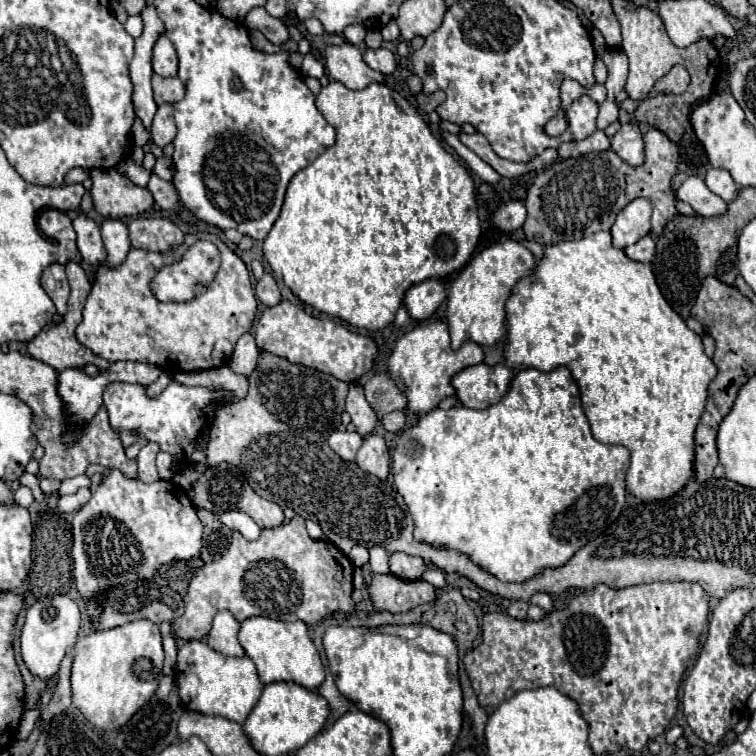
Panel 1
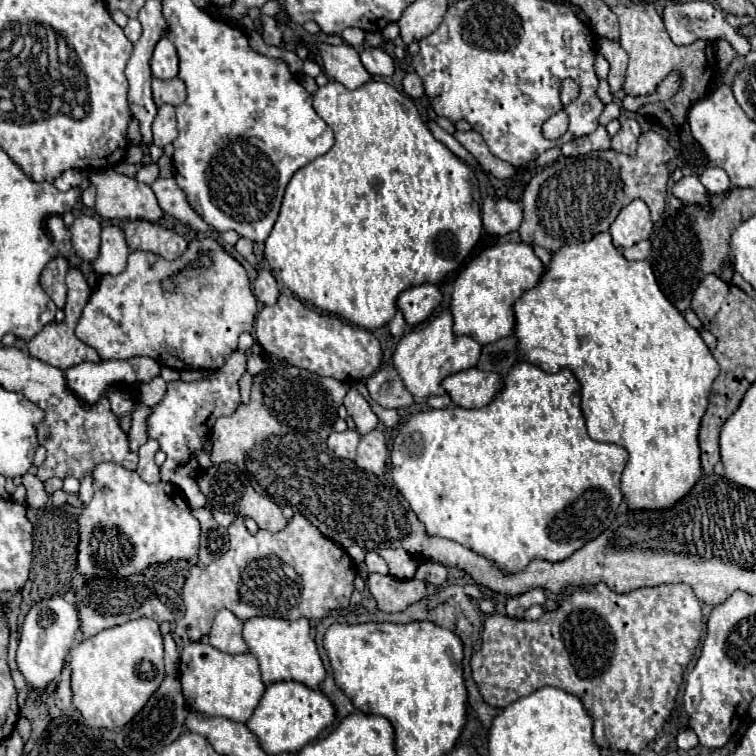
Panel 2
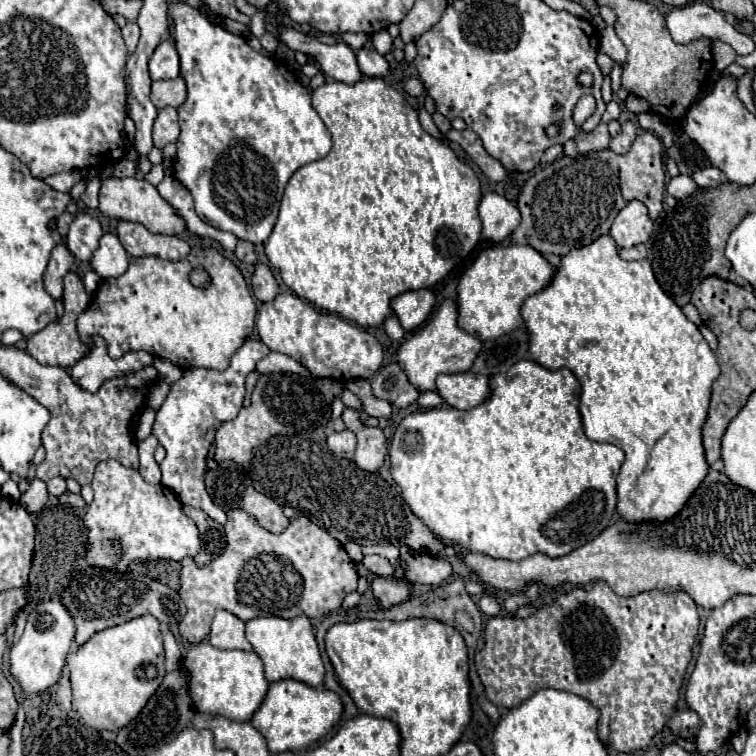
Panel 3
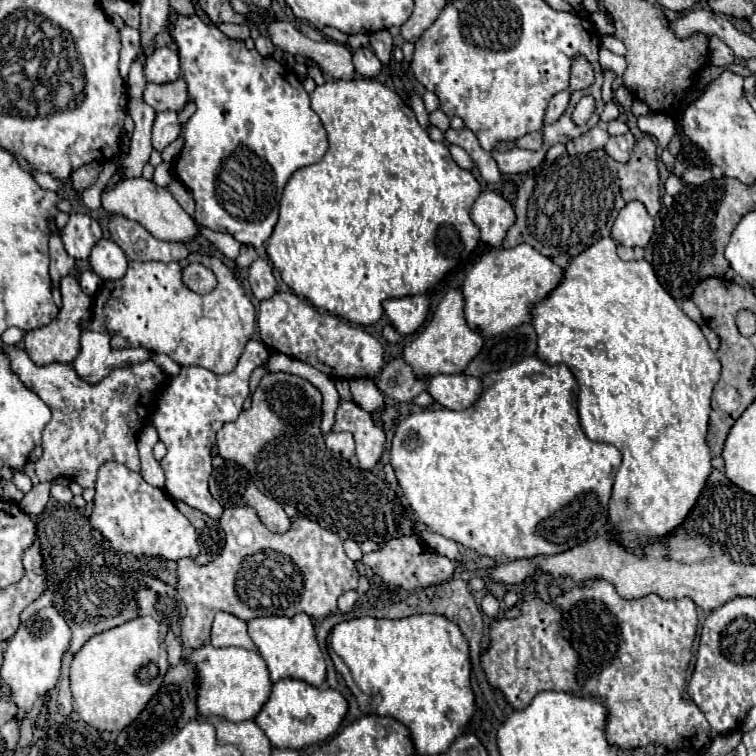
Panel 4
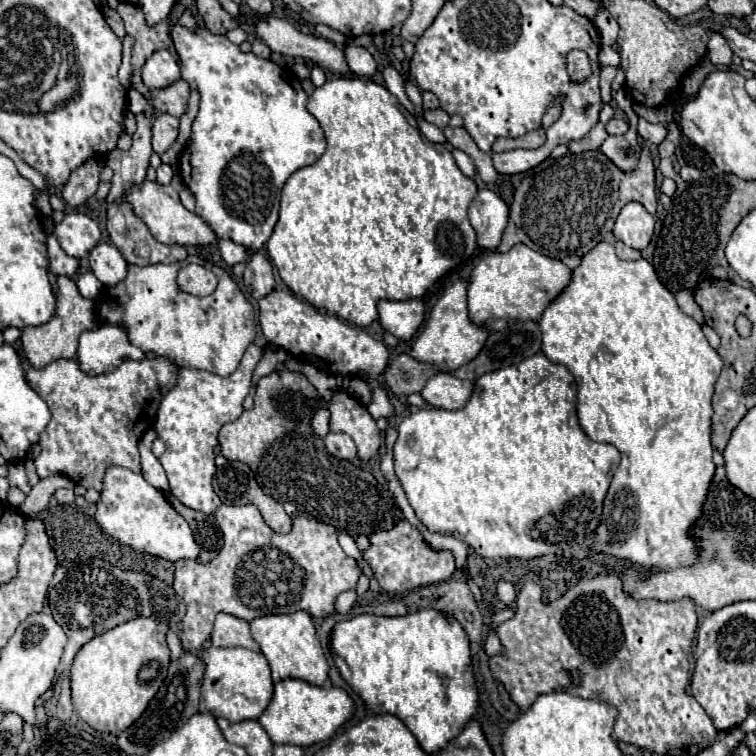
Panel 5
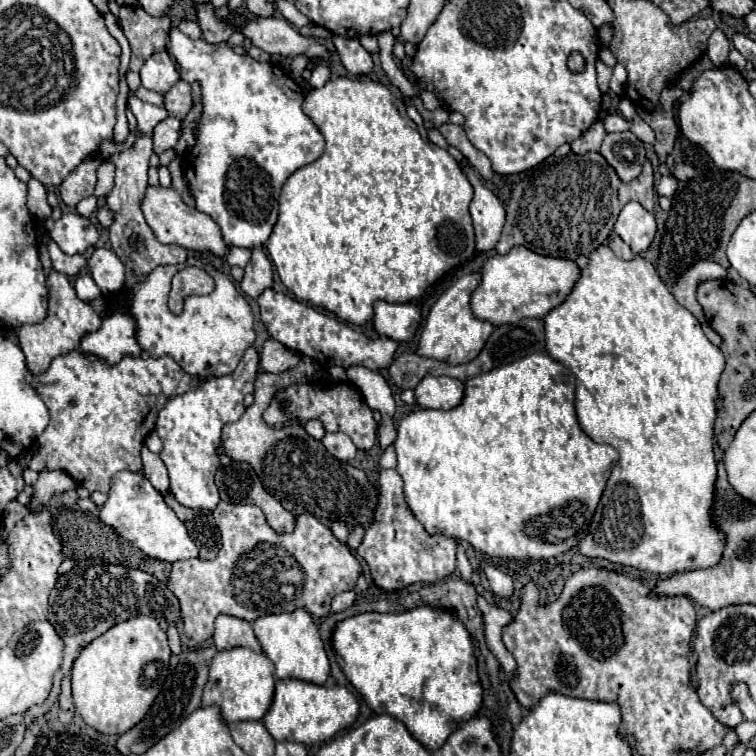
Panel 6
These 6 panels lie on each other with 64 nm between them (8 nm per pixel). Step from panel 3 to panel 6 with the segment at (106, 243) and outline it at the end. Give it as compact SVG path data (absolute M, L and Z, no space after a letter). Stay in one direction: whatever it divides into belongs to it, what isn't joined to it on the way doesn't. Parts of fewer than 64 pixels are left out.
M106 248L94 250L94 254L88 260L88 268L90 268L90 274L92 274L96 286L100 288L100 292L104 296L112 296L122 290L124 264L112 250L106 250Z

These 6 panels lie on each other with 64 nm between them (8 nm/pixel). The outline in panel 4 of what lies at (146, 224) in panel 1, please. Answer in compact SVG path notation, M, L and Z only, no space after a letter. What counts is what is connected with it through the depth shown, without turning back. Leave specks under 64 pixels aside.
M112 214L108 228L110 228L112 240L124 250L124 254L130 260L174 262L174 260L184 260L188 256L188 250L184 244L156 240L142 224L128 220L120 214Z

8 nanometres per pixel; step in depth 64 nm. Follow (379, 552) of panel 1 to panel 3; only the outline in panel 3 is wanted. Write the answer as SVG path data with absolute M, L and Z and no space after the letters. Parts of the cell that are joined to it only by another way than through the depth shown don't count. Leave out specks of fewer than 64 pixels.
M372 554L372 556L364 556L362 562L364 562L364 566L366 566L372 574L378 574L378 576L384 576L384 578L394 578L396 568L392 566L392 562L390 562L388 558Z

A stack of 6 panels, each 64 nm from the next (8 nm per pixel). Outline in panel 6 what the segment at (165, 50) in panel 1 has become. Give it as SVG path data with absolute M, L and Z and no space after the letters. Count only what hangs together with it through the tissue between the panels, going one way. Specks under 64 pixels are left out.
M166 50L152 54L144 62L144 66L140 70L140 78L142 78L144 88L148 88L152 92L158 92L158 94L166 94L180 80L176 64L168 56Z

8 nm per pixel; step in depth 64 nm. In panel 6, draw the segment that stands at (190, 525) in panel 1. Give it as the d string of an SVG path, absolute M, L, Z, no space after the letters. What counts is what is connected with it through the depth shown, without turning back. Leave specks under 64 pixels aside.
M118 472L112 478L112 486L108 492L108 502L100 508L100 520L108 526L112 526L122 538L132 542L136 548L140 548L146 556L164 560L164 562L176 562L176 560L188 560L196 558L198 550L190 546L190 536L182 522L176 516L170 516L172 510L166 506L162 494L150 484L150 480L144 474L134 472Z

